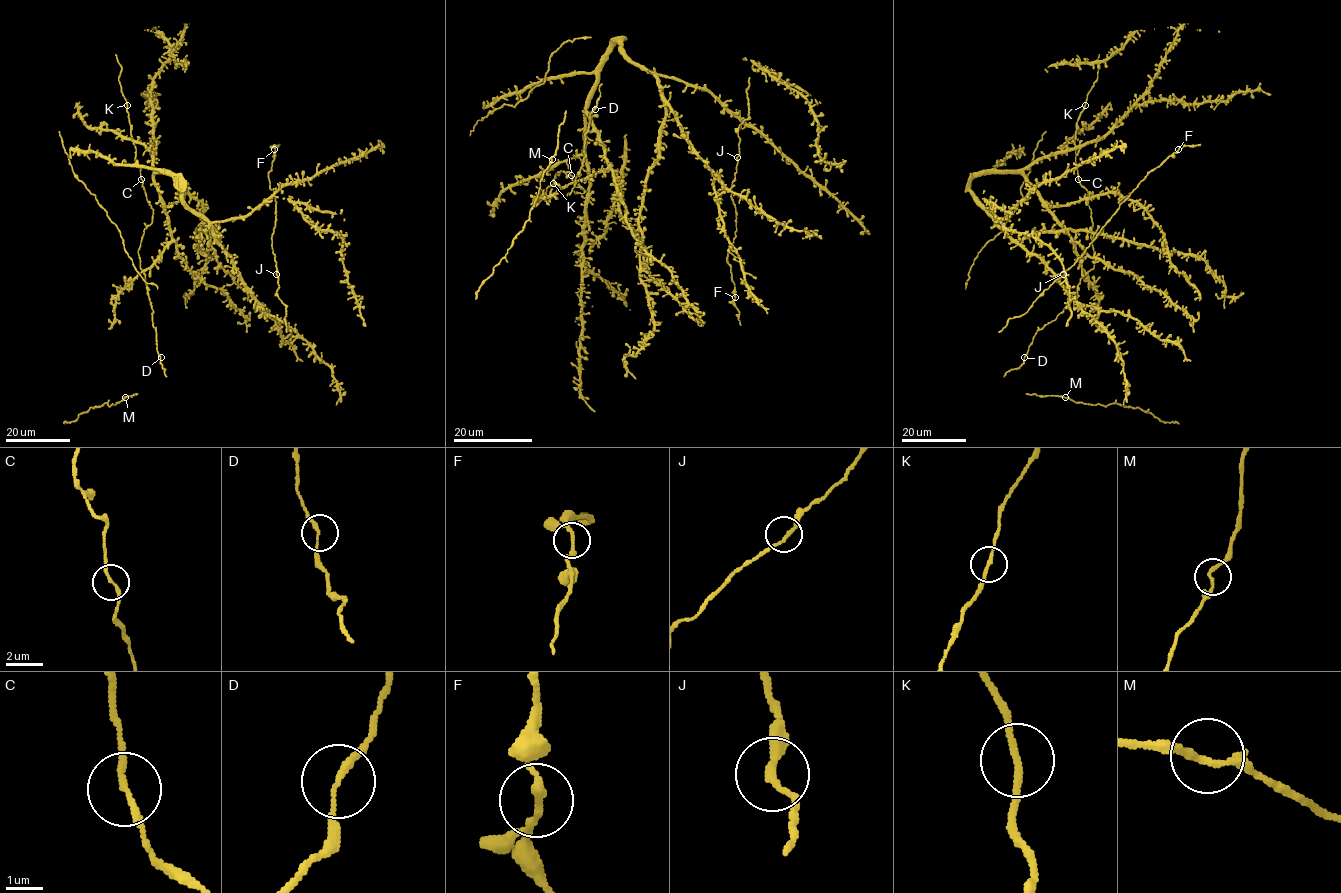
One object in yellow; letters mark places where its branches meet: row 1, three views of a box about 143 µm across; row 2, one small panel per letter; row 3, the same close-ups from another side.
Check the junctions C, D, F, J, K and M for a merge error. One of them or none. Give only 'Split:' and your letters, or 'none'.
Split: none

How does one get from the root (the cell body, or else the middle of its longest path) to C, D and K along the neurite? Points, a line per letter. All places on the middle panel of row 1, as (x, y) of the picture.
C: (588, 115), (608, 167), (575, 180), (567, 194), (572, 190), (583, 193), (585, 190), (575, 186), (571, 175)
D: (588, 115), (598, 132), (608, 167), (575, 180), (573, 184), (585, 157), (585, 133), (590, 113), (595, 108)
K: (588, 115), (608, 167), (575, 180), (567, 194), (583, 193), (568, 172), (558, 172), (553, 183)

